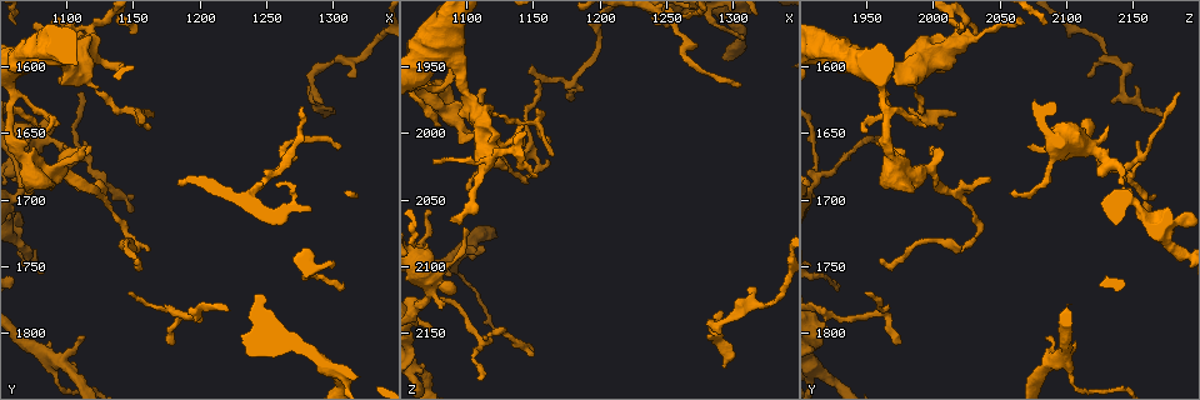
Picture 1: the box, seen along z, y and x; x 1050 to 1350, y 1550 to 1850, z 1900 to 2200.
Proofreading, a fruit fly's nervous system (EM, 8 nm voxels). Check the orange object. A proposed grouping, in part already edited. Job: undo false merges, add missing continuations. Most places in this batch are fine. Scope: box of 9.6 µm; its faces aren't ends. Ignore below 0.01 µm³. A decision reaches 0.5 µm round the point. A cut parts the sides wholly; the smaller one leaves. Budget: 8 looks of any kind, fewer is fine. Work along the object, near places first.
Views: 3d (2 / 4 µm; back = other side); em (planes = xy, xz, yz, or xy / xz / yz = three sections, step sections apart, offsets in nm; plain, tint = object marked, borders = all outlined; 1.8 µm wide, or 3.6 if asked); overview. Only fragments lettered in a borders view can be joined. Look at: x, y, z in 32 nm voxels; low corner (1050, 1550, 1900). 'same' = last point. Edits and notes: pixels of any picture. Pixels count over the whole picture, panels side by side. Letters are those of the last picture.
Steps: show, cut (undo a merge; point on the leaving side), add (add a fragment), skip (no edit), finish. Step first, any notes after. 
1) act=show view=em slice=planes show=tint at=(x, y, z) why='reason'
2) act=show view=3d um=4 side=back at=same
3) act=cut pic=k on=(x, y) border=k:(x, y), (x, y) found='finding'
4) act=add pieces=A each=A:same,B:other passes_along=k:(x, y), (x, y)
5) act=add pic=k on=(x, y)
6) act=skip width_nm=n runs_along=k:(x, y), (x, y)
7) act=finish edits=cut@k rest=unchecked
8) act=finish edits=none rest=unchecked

act=show view=3d um=4 at=(1070, 1670, 1968) why='sudden change in width'

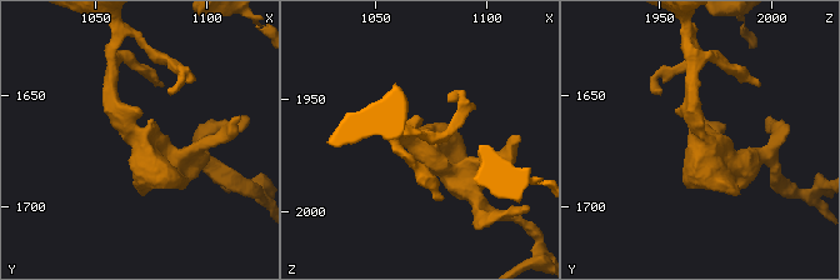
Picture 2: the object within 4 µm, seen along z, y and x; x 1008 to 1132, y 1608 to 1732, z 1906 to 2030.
act=show view=em um=3.6 slice=xz step=8 show=borders at=(1070, 1670, 1969) arm_widths_nm=200,340

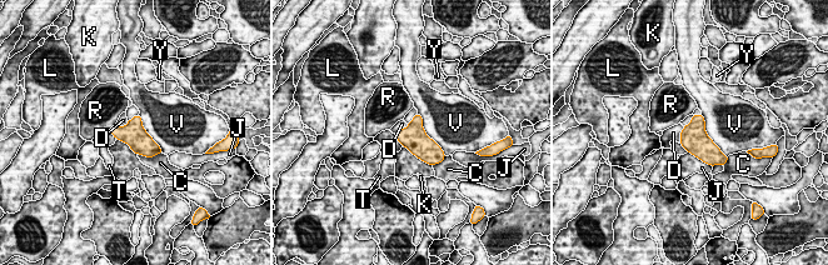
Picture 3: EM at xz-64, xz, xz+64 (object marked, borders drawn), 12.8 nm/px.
act=show view=em um=3.6 slice=planes show=borders at=same

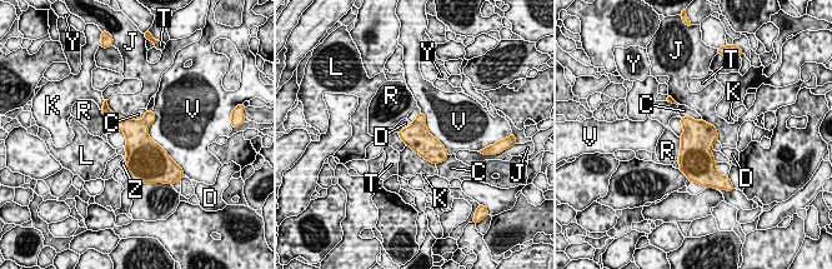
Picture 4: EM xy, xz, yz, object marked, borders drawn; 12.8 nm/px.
act=skip width_nm=320 each=C:other,D:other,J:other,K:other,L:other,R:other,T:other,V:other,Y:other,Z:other found='one neuron here'

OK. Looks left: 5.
act=show view=3d um=2 at=(1096, 1822, 2090) why='two arms in line, one across'

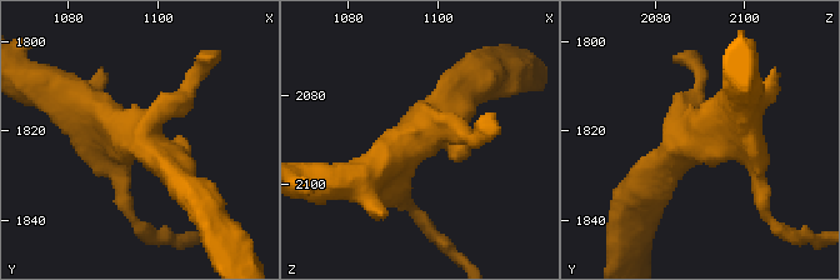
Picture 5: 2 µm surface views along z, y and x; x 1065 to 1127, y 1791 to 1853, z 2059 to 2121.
act=show view=em slice=planes show=borders at=(1096, 1822, 2088) why='shape alone is not enough'

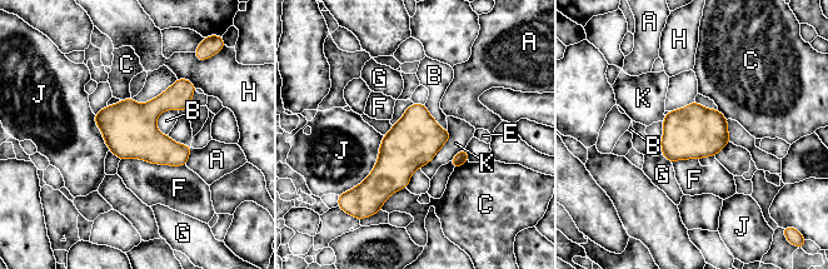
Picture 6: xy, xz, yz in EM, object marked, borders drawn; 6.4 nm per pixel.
act=skip each=A:other,B:other,C:other,E:other,F:other,G:other,H:other,J:other,K:other border=6:(178, 110), (159, 115), (161, 134) found='all the same neuron'

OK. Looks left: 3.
act=show view=em slice=planes show=borders at=(1112, 1670, 2156) why='three arms meet'

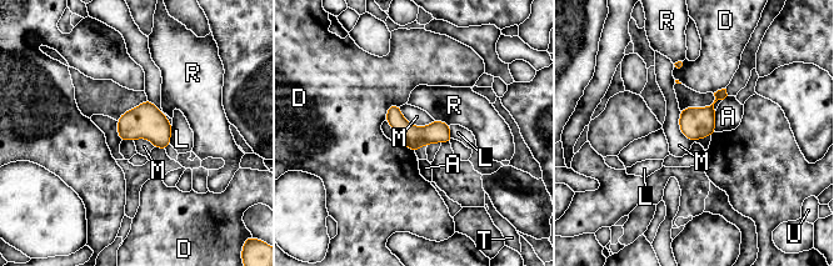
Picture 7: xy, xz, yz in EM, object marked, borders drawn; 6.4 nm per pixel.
act=skip longest_contact=M:260nm each=A:other,D:other,L:other,M:other,R:other,T:other,U:other border=7:(133, 140), (121, 141) found='one neuron here'

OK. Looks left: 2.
act=show view=3d um=4 at=(1116, 1580, 2018) why='four-way junction'

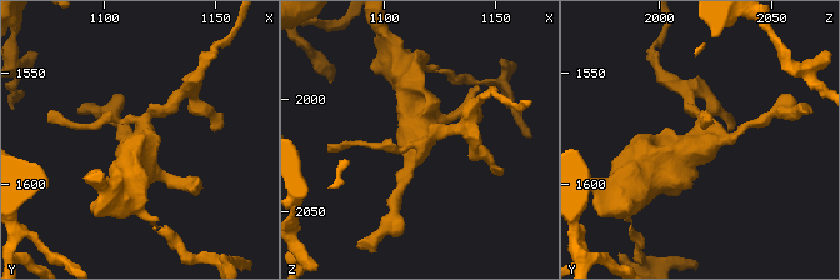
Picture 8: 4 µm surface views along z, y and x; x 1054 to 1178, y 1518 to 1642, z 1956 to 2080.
act=show view=em slice=planes show=borders at=(1116, 1580, 2015)

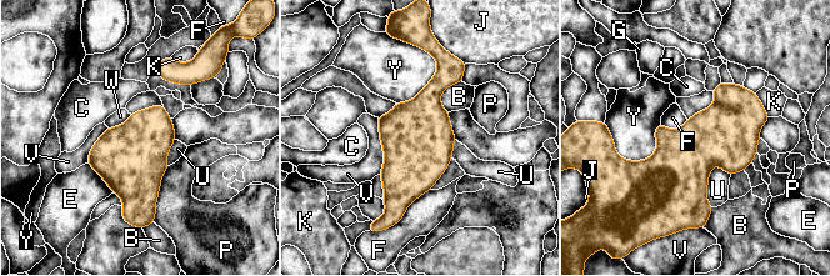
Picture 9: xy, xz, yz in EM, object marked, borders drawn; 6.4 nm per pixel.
act=skip width_nm=400 each=B:other,C:other,E:other,F:other,G:other,J:other,K:other,P:other,U:other,V:other,W:other,Y:other border=9:(130, 114), (121, 124), (108, 128) found='continuous, no second neuron'

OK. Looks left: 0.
act=finish edits=none rest=unchecked

